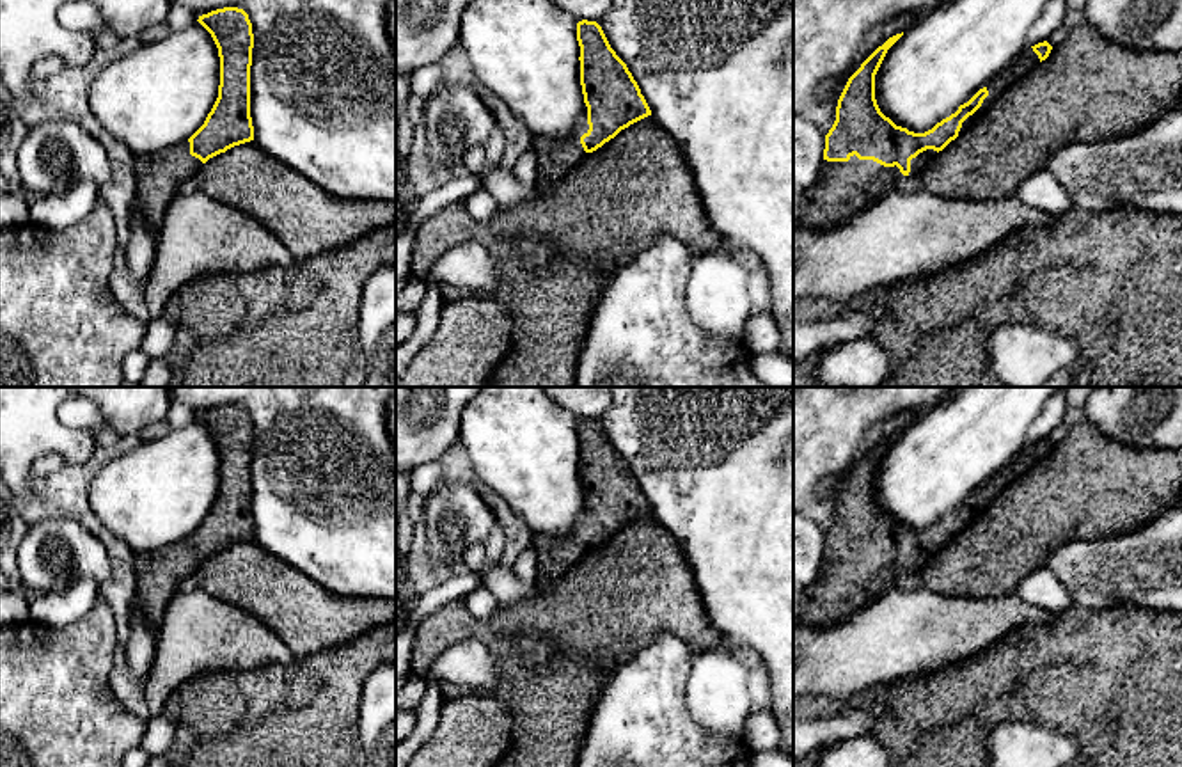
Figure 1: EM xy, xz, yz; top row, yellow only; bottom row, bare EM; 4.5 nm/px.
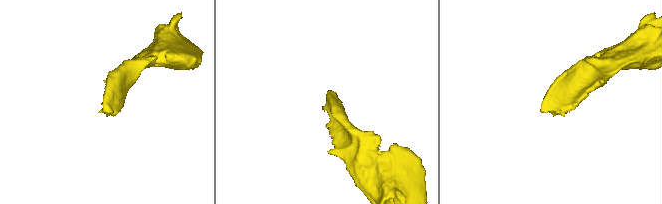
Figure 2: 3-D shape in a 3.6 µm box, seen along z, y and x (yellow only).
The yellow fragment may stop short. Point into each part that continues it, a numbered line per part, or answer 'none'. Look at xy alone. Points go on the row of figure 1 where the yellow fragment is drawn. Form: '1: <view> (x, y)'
1: xy (158, 176)

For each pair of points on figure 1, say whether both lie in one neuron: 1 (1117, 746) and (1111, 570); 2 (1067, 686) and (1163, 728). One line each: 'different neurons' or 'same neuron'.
1: different neurons
2: same neuron

